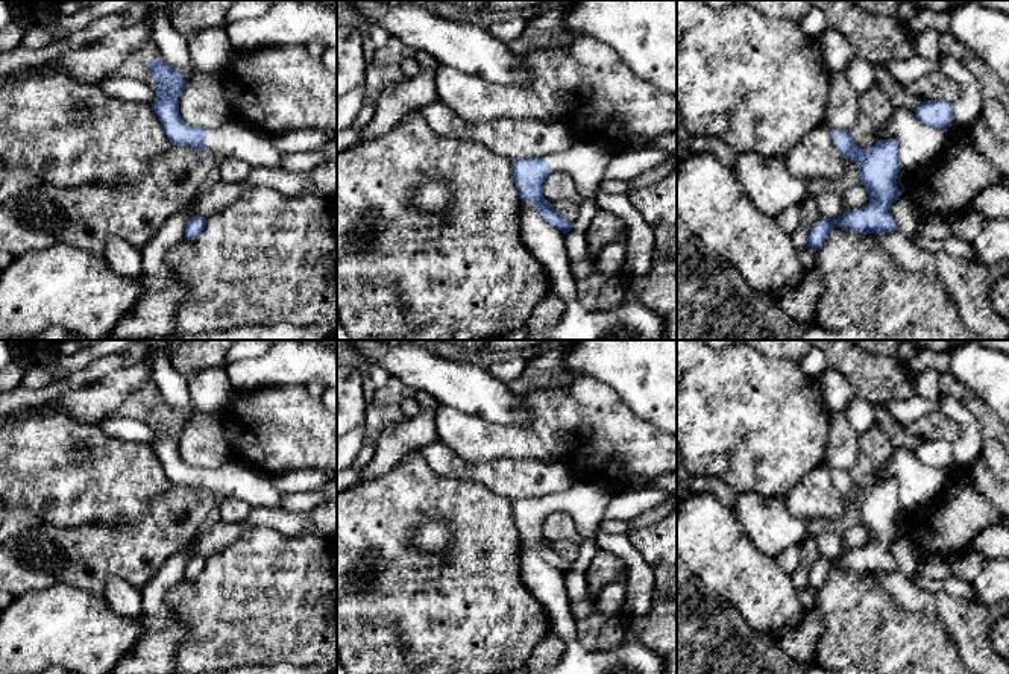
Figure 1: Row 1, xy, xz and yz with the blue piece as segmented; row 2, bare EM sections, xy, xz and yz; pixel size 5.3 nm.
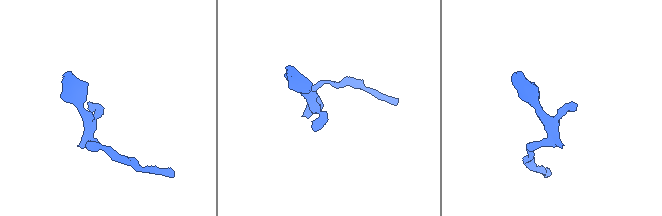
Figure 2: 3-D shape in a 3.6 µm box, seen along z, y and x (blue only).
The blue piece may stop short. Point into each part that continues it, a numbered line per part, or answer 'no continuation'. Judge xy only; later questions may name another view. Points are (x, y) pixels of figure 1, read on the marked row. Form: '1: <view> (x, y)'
1: xy (235, 138)

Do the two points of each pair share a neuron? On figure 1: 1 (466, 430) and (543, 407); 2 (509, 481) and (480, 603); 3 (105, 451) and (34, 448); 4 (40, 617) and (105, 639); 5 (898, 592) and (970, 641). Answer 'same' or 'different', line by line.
1: same
2: different
3: same
4: same
5: same

